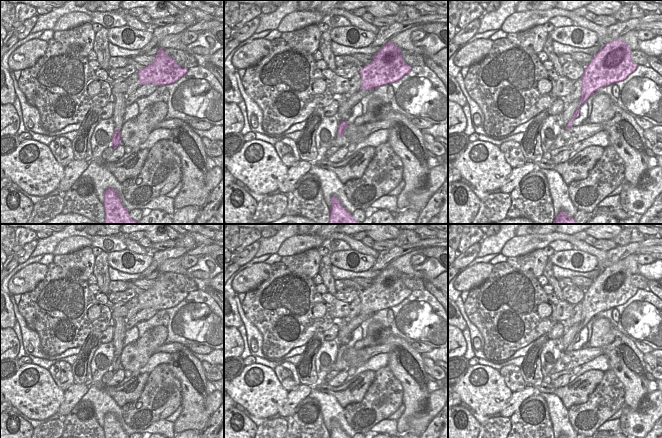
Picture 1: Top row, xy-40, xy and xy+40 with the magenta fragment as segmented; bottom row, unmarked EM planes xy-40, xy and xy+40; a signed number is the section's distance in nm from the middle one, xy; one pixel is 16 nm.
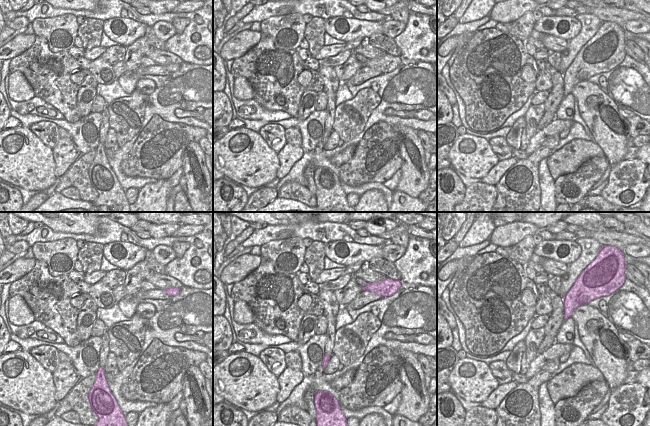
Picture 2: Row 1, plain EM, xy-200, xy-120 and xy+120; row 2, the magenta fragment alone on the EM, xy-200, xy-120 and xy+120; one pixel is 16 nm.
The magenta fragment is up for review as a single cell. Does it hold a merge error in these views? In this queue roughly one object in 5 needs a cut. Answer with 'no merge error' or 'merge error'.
no merge error

